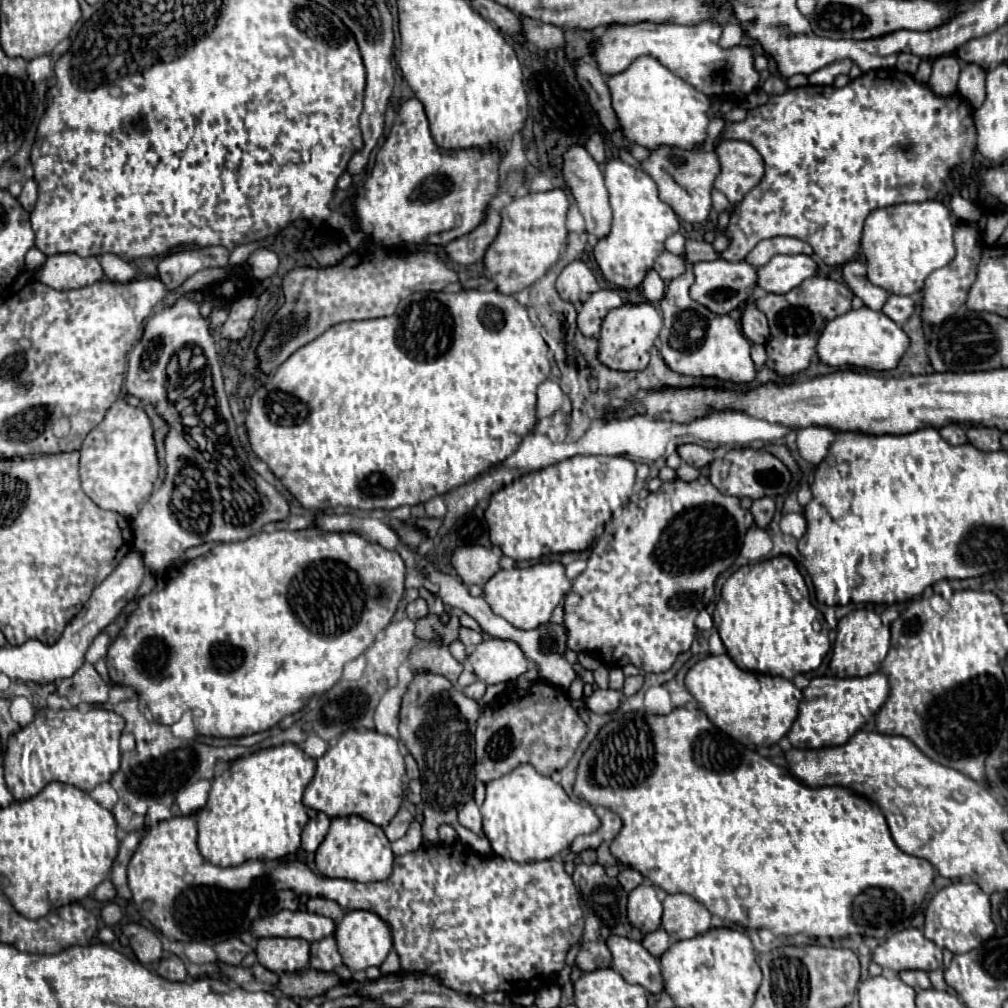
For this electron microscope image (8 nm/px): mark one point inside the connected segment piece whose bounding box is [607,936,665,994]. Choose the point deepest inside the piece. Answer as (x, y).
(630, 959)

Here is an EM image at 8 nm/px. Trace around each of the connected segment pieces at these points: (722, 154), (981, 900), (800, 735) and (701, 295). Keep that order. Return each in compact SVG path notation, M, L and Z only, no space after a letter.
M721 140L715 152L721 164L715 188L723 192L731 204L737 204L763 178L763 158L743 140Z
M957 882L939 890L927 910L925 910L925 928L923 934L940 948L951 950L953 954L965 954L985 940L989 940L995 932L995 924L991 920L989 896L975 882Z
M875 672L865 678L813 678L807 690L803 690L803 700L799 704L799 716L789 730L789 740L793 746L841 746L857 730L861 730L867 718L861 714L861 702L867 702L869 714L877 714L881 704L889 696L887 676Z
M717 258L713 262L697 262L691 298L715 314L729 314L731 310L743 306L753 296L755 284L757 284L755 268L747 262L727 262L723 258Z

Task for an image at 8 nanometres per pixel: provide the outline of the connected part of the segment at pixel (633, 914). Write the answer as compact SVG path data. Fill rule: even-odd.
M641 884L629 894L627 916L635 928L643 934L655 932L661 926L663 904L657 898L657 890L651 884Z

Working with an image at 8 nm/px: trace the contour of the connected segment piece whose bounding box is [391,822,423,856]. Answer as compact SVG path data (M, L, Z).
M413 822L411 826L409 826L409 832L403 836L403 838L399 838L399 840L395 840L393 844L391 844L391 848L393 848L393 854L395 856L403 856L403 854L407 854L407 852L413 852L413 850L417 850L417 848L421 848L421 826L419 826L419 822Z

